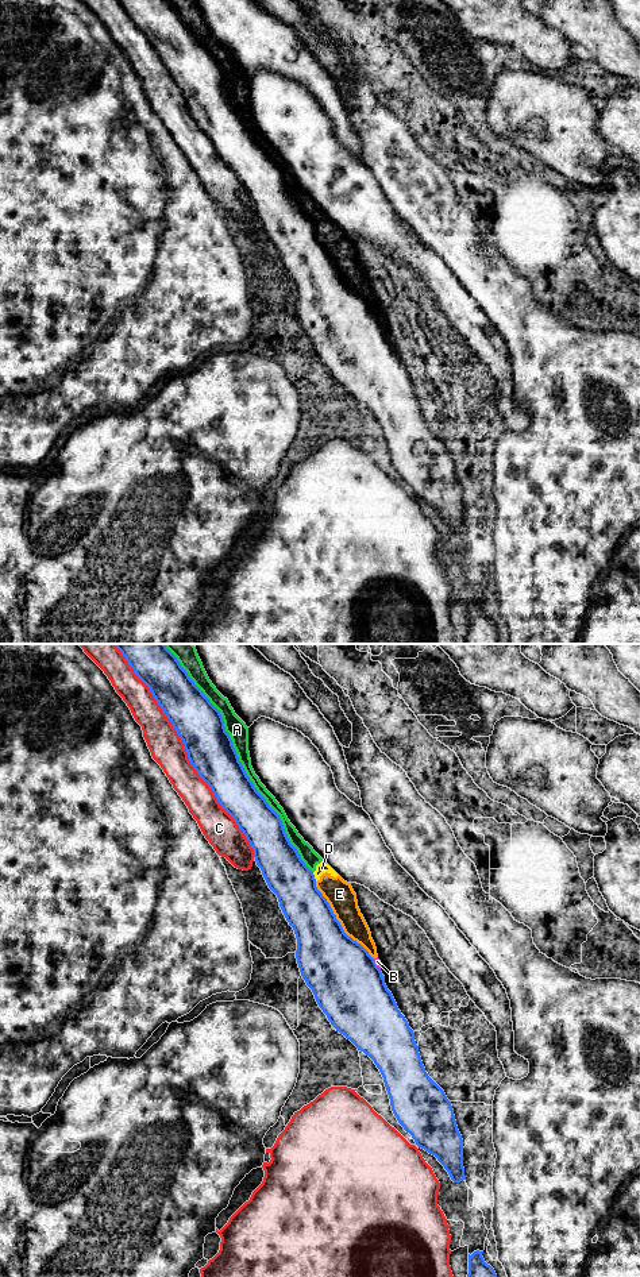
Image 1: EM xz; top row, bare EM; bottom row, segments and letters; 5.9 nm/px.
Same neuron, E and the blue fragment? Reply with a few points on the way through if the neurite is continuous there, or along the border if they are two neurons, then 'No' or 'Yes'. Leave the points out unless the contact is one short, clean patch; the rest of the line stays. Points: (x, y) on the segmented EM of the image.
No

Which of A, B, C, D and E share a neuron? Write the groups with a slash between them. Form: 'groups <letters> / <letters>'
groups A B D E / C

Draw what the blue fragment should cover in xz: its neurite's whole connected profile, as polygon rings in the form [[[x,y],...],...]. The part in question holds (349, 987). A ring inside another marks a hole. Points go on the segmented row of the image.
[[[115,644],[128,661],[136,676],[150,688],[153,697],[184,742],[190,764],[200,778],[211,787],[220,806],[235,819],[251,848],[257,865],[269,888],[277,895],[279,907],[293,927],[297,938],[296,958],[302,979],[312,989],[315,999],[331,1025],[350,1039],[358,1050],[369,1056],[379,1069],[390,1099],[390,1106],[398,1123],[412,1135],[416,1145],[437,1161],[448,1172],[454,1183],[464,1180],[463,1139],[458,1130],[451,1102],[444,1091],[428,1076],[423,1065],[415,1033],[401,1014],[397,1003],[385,984],[381,969],[369,952],[348,937],[336,919],[329,903],[316,887],[313,872],[301,860],[297,849],[290,844],[279,815],[269,806],[247,776],[230,734],[225,732],[220,711],[209,702],[203,691],[189,678],[177,657],[165,644]]]

